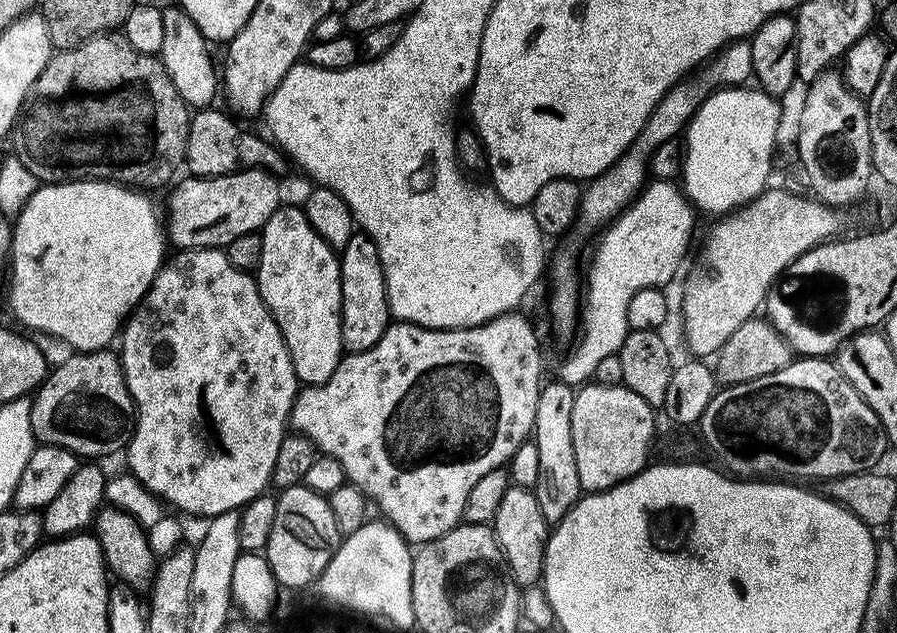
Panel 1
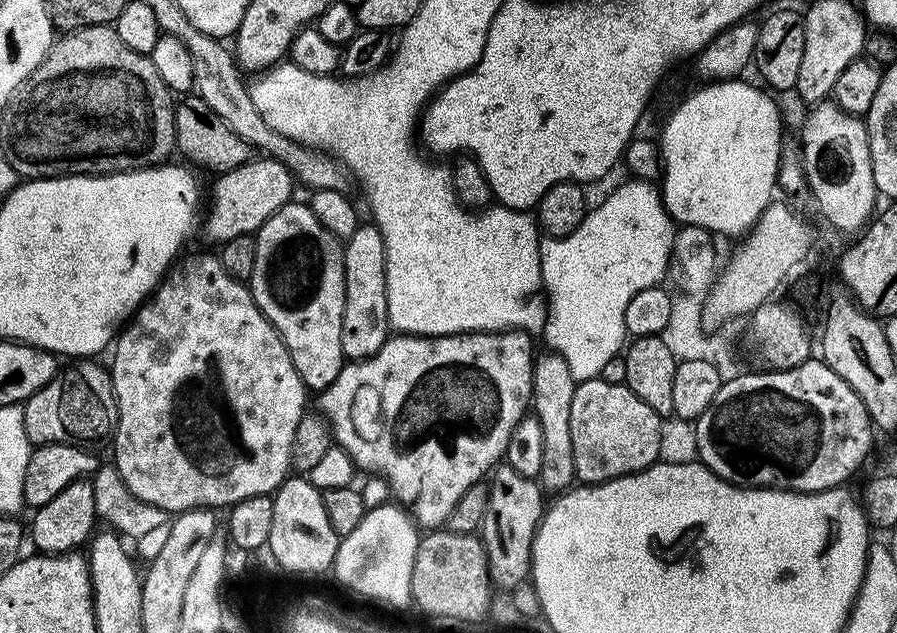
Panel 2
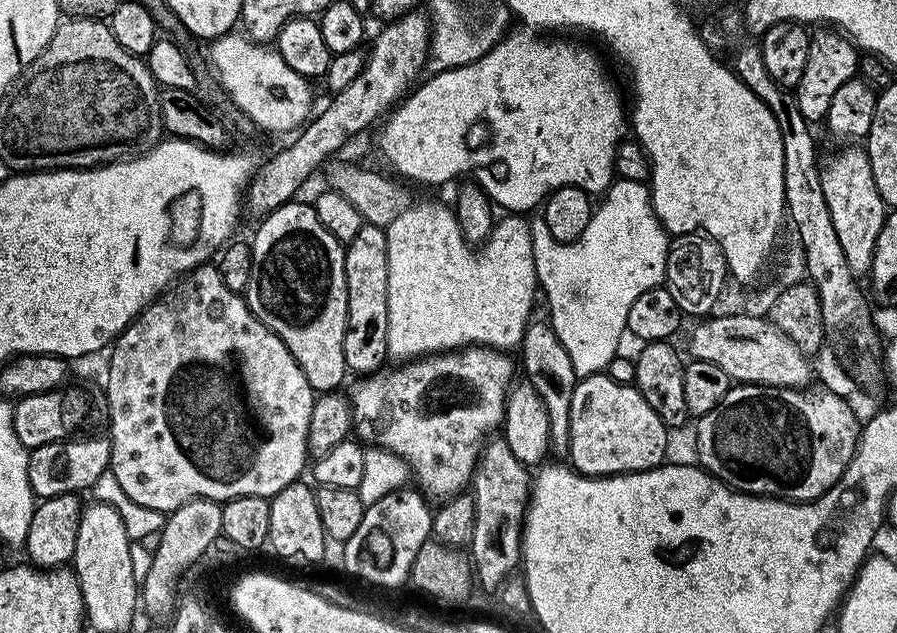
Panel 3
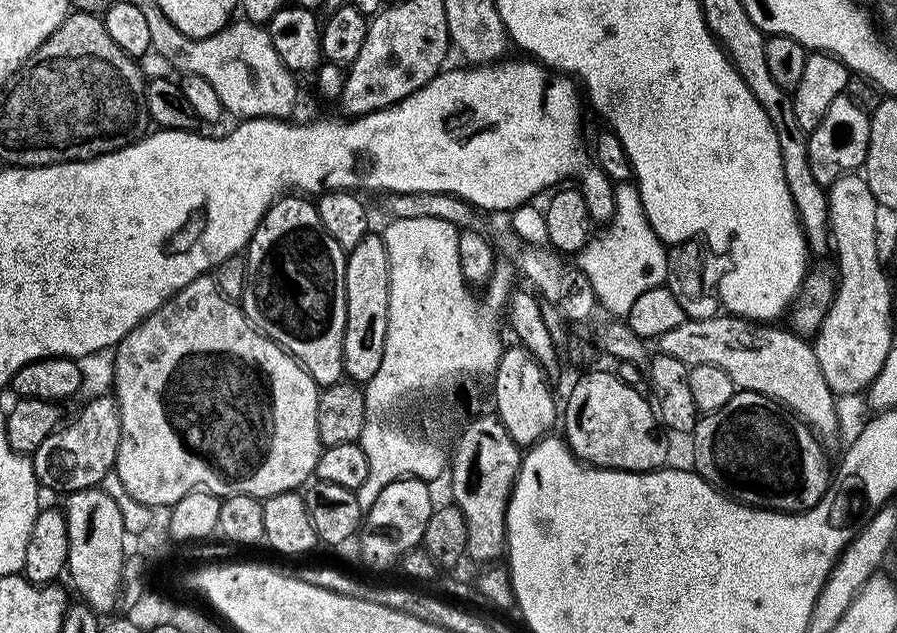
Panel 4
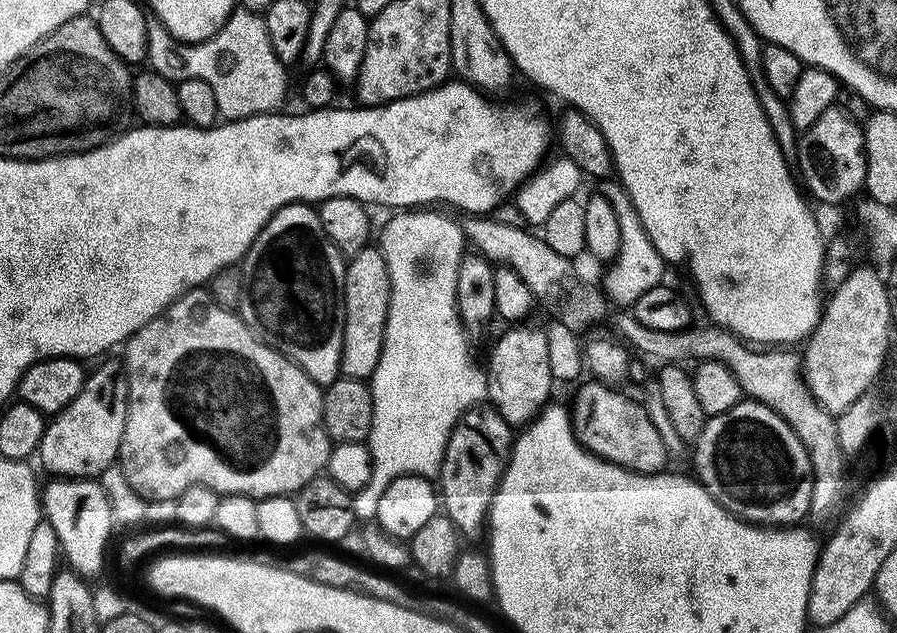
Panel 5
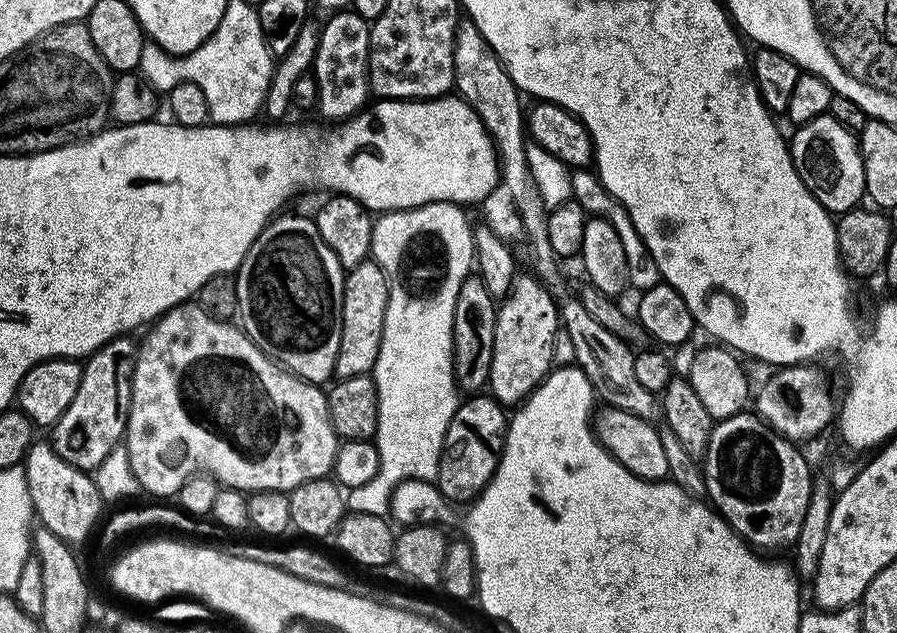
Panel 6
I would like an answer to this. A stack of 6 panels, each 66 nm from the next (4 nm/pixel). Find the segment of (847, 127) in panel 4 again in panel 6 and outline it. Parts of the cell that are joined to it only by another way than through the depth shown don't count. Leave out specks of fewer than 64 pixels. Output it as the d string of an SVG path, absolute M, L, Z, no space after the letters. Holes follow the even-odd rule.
M831 114L814 118L799 125L790 136L792 161L798 170L798 178L814 194L814 198L827 212L843 214L857 207L864 196L866 170L860 153L857 133L842 126Z

